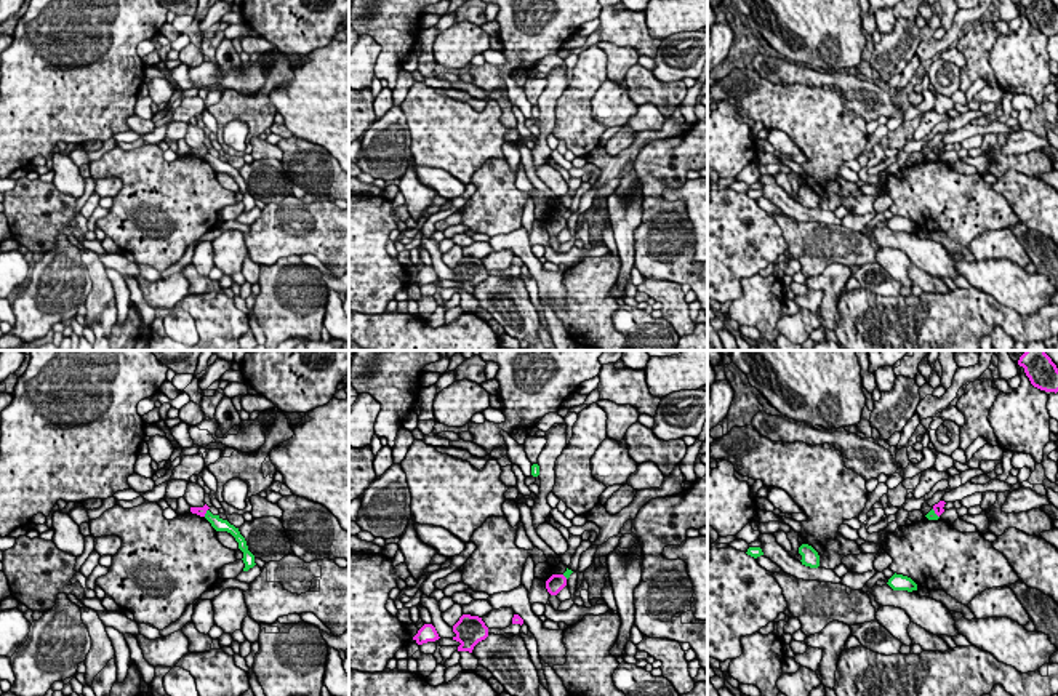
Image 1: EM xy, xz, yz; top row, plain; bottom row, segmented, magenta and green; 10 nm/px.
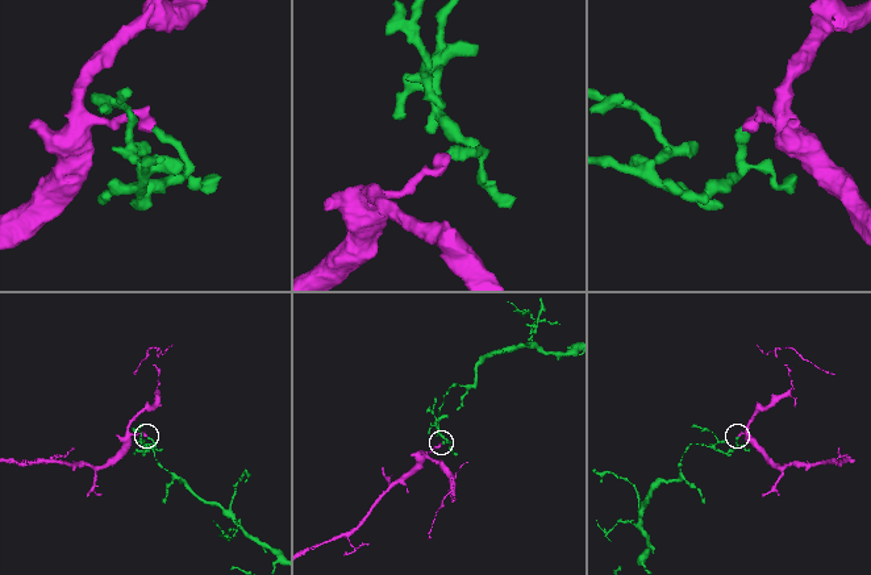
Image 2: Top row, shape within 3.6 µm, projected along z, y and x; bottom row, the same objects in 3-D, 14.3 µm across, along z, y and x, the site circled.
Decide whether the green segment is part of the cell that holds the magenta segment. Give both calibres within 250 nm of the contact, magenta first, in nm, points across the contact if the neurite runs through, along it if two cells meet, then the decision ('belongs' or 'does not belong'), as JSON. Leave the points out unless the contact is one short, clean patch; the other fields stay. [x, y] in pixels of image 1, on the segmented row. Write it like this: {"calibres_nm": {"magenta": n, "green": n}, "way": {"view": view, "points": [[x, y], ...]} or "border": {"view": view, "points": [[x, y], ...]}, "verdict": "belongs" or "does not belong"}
{"calibres_nm": {"magenta": 100, "green": 90}, "border": {"view": "yz", "points": [[932, 509], [938, 517]]}, "verdict": "does not belong"}

